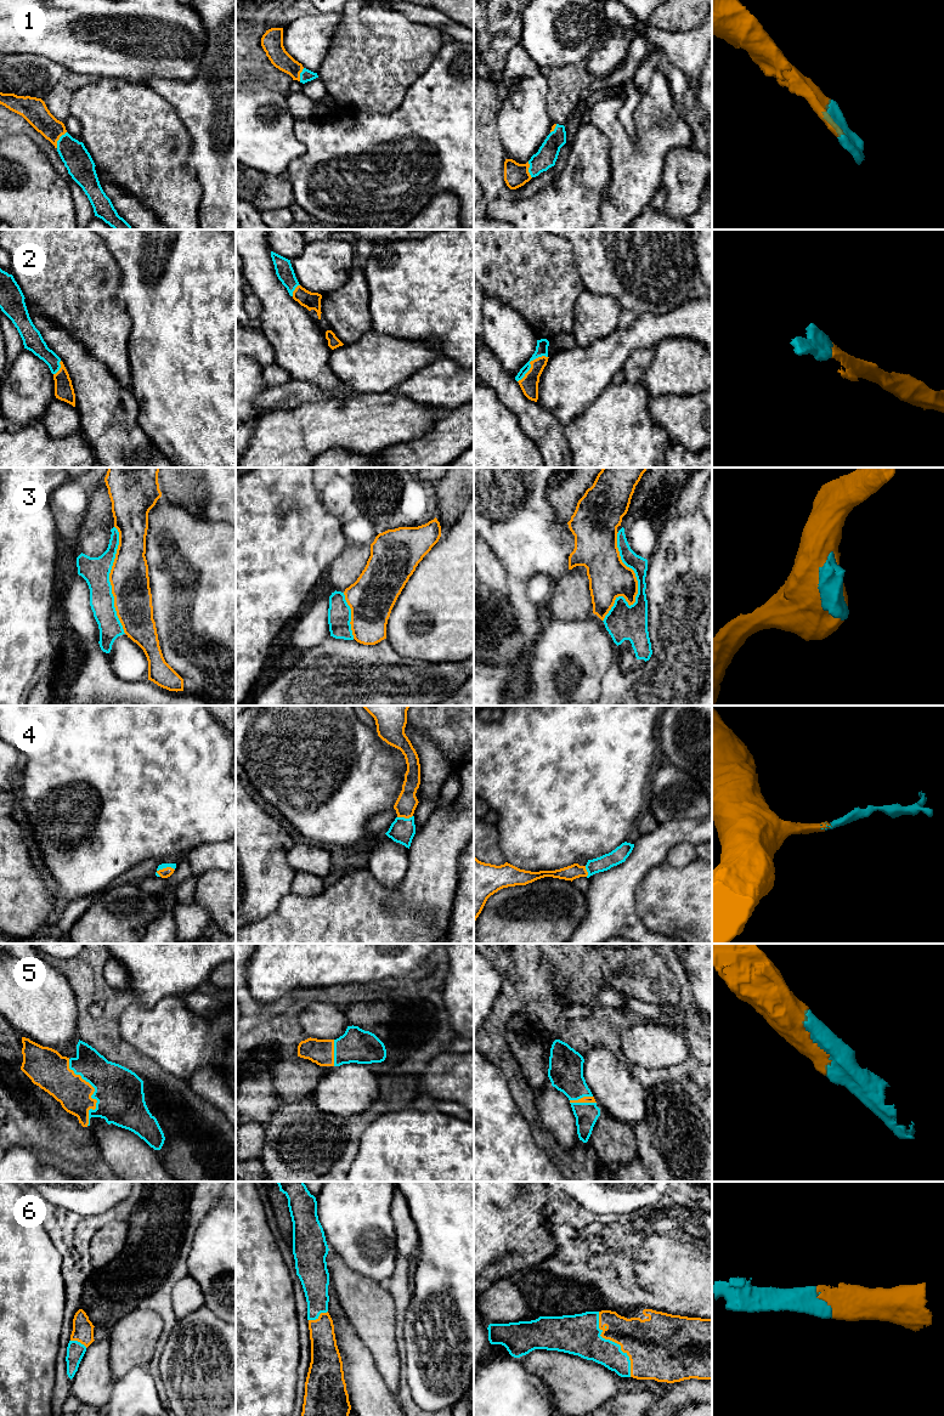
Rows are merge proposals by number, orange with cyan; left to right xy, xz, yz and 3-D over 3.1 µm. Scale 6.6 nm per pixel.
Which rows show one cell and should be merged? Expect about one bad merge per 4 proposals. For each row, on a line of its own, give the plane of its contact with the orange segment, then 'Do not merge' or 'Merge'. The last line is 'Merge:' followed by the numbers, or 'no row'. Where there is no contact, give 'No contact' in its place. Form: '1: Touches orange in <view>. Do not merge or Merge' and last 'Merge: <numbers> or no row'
1: Touches orange in xy. Merge
2: Touches orange in yz. Merge
3: Touches orange in yz. Do not merge
4: Touches orange in xy. Merge
5: Touches orange in xy. Merge
6: Touches orange in yz. Merge
Merge: 1, 2, 4, 5, 6

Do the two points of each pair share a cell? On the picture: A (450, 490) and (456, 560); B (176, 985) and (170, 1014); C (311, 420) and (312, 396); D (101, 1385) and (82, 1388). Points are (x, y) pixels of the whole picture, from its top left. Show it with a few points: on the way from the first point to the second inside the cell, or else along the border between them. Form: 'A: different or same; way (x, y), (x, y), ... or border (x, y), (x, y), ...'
A: different; border (461, 515), (441, 534)
B: different; border (179, 996), (164, 996), (147, 1007)
C: different; border (340, 397), (307, 401), (290, 409), (284, 409)
D: same; way (96, 1385), (86, 1387)

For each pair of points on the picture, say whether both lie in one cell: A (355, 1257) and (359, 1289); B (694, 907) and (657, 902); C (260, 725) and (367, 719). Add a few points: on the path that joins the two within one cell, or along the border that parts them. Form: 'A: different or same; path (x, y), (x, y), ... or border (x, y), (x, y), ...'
A: different; border (337, 1253), (356, 1272), (383, 1284)
B: same; path (685, 902), (666, 902)
C: different; border (357, 718), (376, 731)

